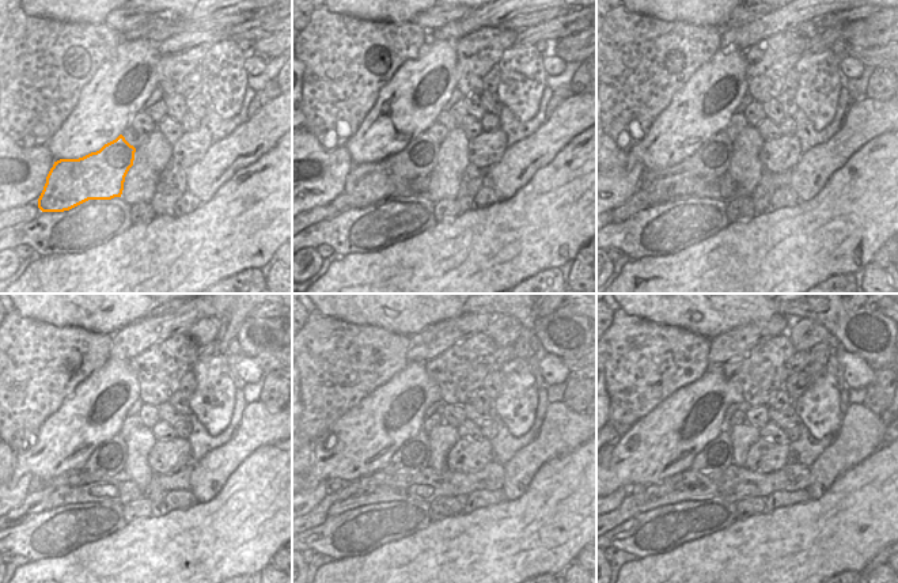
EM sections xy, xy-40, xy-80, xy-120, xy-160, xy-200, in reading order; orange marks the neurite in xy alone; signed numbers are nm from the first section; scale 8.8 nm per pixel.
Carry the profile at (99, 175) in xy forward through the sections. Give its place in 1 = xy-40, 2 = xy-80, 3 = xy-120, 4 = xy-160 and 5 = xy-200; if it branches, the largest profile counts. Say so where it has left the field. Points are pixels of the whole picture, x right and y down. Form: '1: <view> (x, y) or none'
1: xy-40 (368, 182)
2: xy-80 (713, 158)
3: xy-120 (108, 460)
4: xy-160 (413, 455)
5: xy-200 (717, 454)

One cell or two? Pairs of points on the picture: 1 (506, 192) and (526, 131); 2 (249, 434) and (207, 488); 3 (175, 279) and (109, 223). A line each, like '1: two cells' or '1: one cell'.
1: two cells
2: one cell
3: two cells

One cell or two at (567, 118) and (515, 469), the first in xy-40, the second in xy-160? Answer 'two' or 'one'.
one

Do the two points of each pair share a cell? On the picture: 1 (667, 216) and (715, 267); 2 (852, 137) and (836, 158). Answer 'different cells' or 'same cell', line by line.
1: different cells
2: same cell

